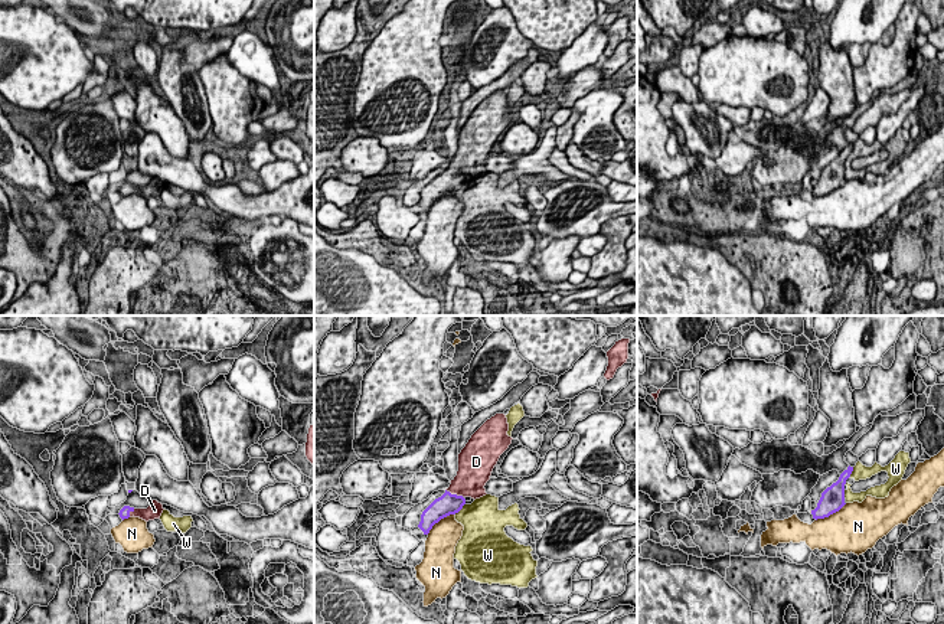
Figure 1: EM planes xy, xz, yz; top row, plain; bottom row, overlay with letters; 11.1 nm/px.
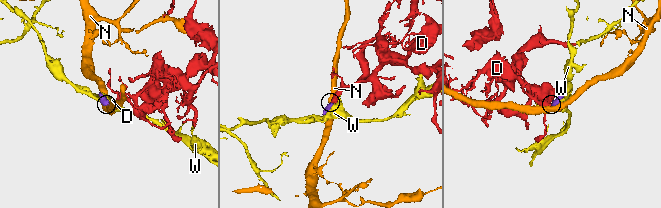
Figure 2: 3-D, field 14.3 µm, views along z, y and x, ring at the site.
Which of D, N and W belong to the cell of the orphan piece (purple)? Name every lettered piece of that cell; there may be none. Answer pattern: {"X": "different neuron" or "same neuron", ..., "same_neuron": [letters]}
{"D": "same neuron", "N": "different neuron", "W": "different neuron", "same_neuron": ["D"]}

